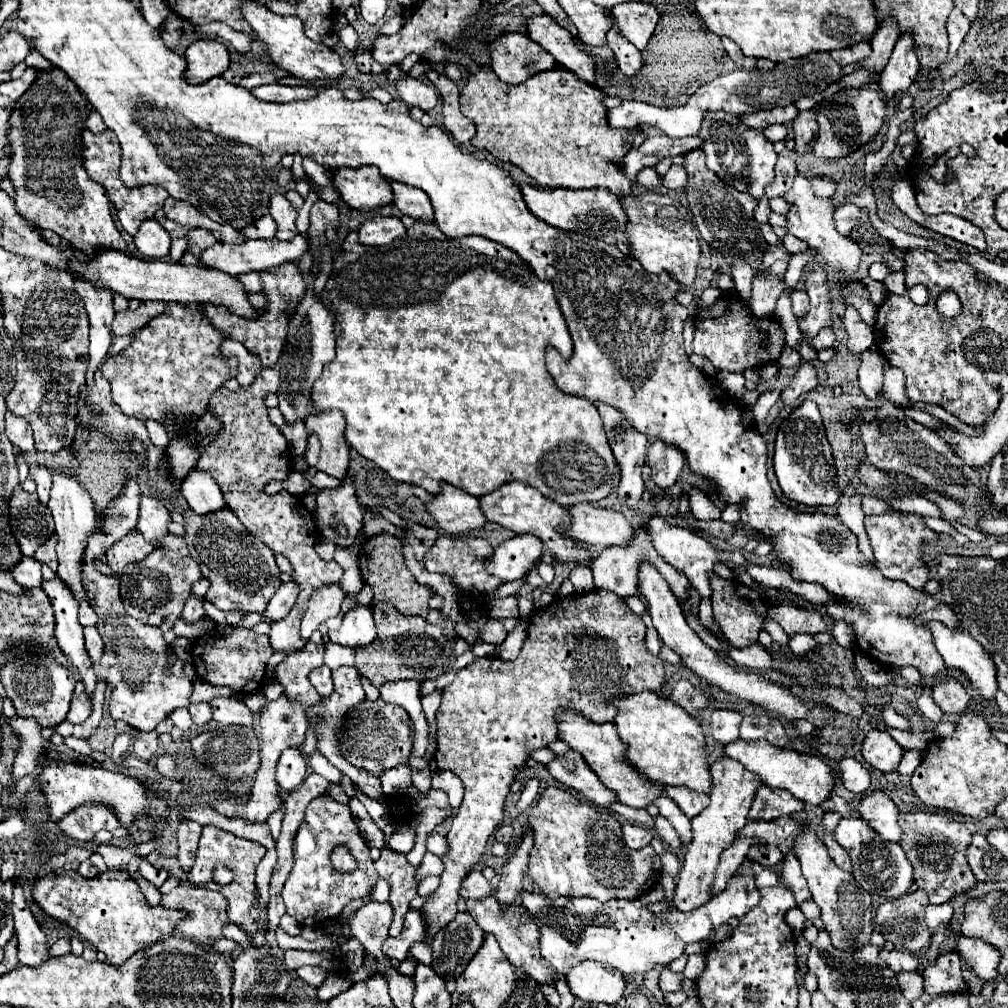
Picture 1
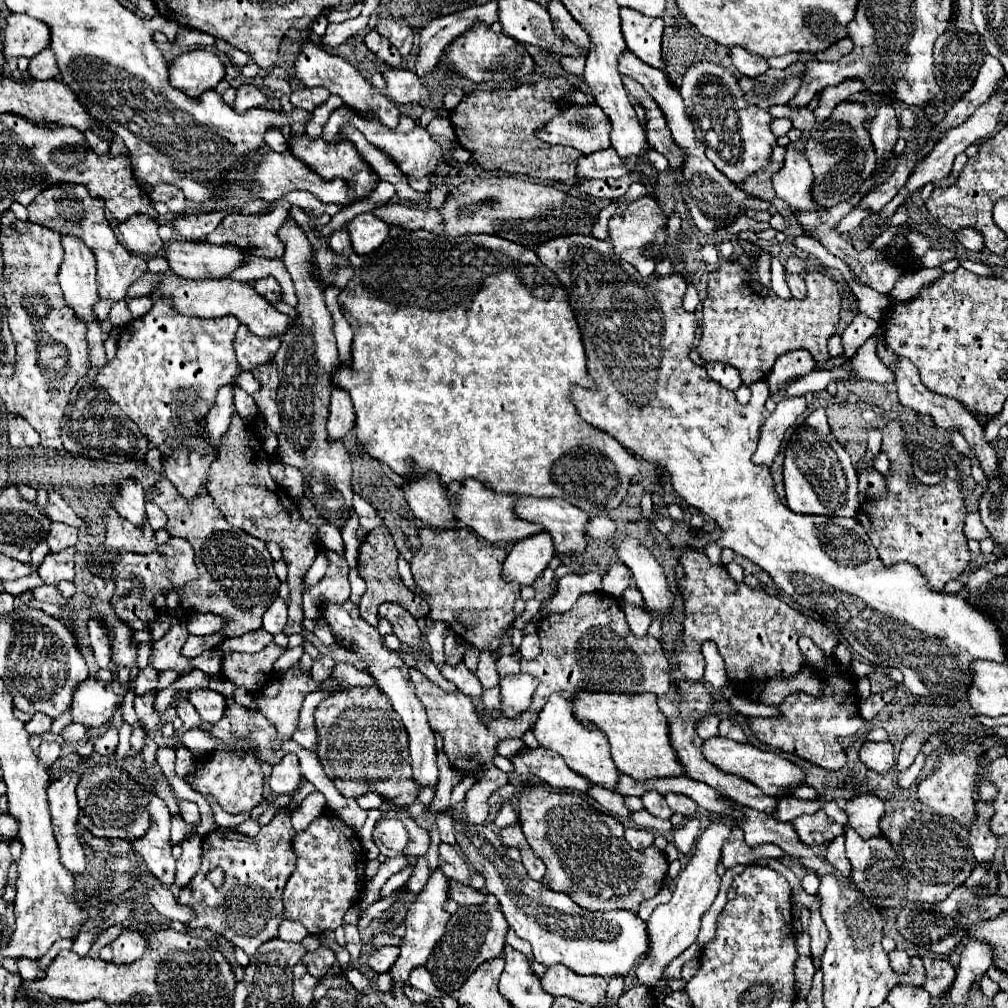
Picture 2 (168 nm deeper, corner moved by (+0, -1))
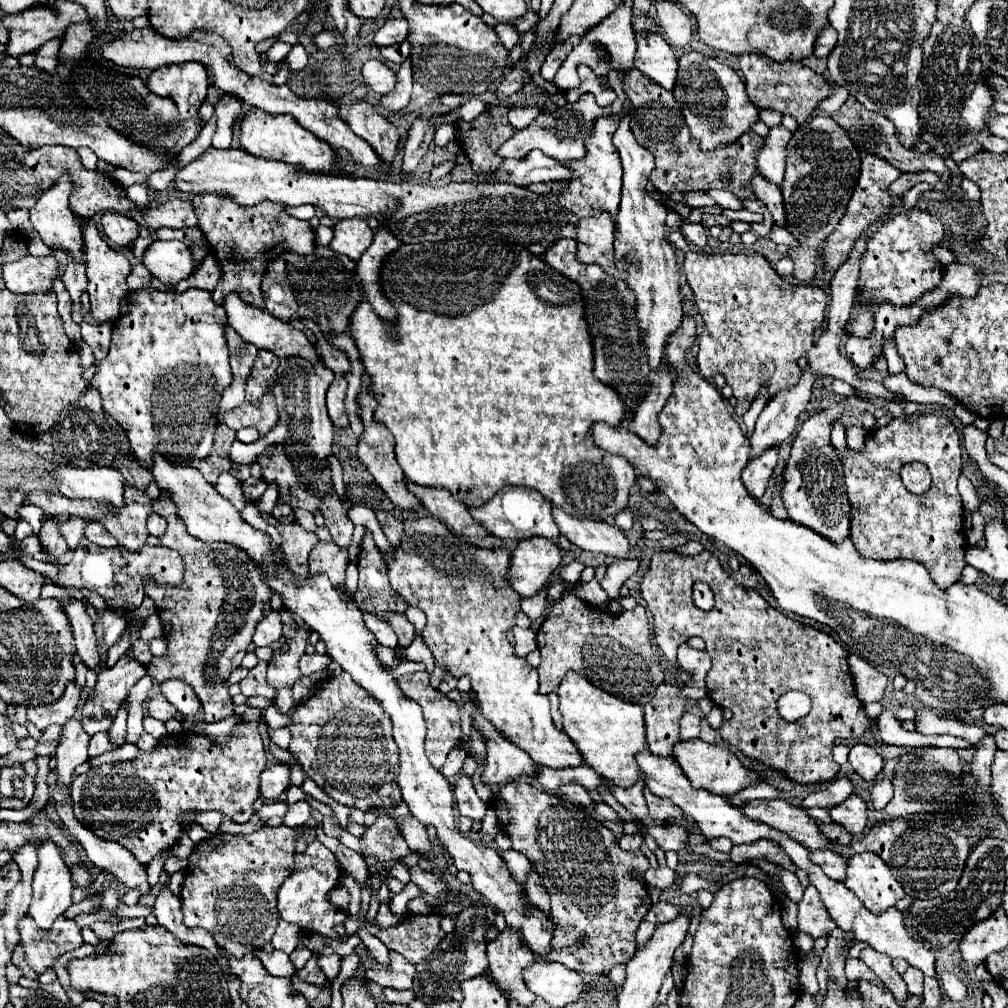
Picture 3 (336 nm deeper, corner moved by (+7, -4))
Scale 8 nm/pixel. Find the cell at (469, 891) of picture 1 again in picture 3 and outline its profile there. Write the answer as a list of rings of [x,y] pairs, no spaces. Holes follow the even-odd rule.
[[[400,802],[394,810],[390,810],[390,816],[398,822],[398,826],[400,826],[400,830],[402,830],[412,852],[428,854],[434,850],[432,842],[428,840],[426,826],[422,822],[418,822],[418,818],[410,816],[410,812],[406,810],[406,802]]]

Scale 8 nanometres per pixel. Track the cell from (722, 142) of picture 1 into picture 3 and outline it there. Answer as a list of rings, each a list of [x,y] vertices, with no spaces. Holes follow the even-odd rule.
[[[700,52],[682,54],[682,58],[678,60],[678,78],[672,94],[676,102],[680,102],[692,138],[702,144],[702,152],[716,150],[718,144],[728,146],[730,142],[736,142],[736,138],[750,132],[752,124],[760,120],[758,110],[748,100],[744,82],[736,74],[736,70]]]

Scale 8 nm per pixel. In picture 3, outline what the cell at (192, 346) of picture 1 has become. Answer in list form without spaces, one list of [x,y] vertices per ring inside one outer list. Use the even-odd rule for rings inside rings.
[[[146,286],[134,292],[130,300],[132,306],[128,314],[122,314],[114,324],[110,352],[98,364],[98,372],[92,378],[90,386],[100,392],[104,412],[110,414],[118,426],[126,426],[126,438],[142,468],[150,468],[150,456],[154,450],[166,452],[166,458],[186,458],[178,462],[190,462],[196,456],[208,456],[212,448],[214,428],[218,424],[216,414],[220,394],[232,382],[228,346],[224,336],[224,308],[212,300],[210,292],[198,288],[188,288],[182,294],[172,294]]]

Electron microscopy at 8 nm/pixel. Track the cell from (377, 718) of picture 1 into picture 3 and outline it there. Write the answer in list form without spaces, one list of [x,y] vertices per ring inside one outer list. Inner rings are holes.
[[[346,672],[328,678],[320,686],[320,690],[308,698],[308,702],[298,706],[288,728],[292,732],[292,742],[288,750],[298,758],[304,772],[318,784],[318,788],[322,788],[332,800],[362,812],[370,812],[370,810],[388,812],[390,806],[398,806],[398,802],[402,800],[396,784],[398,746],[392,738],[390,716]]]

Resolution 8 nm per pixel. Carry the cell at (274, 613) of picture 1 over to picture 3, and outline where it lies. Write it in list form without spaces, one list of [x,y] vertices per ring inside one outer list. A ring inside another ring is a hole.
[[[270,612],[258,626],[256,626],[256,632],[254,632],[254,638],[252,642],[256,646],[270,646],[272,642],[280,640],[282,638],[282,620],[280,620],[280,614],[278,612]]]

